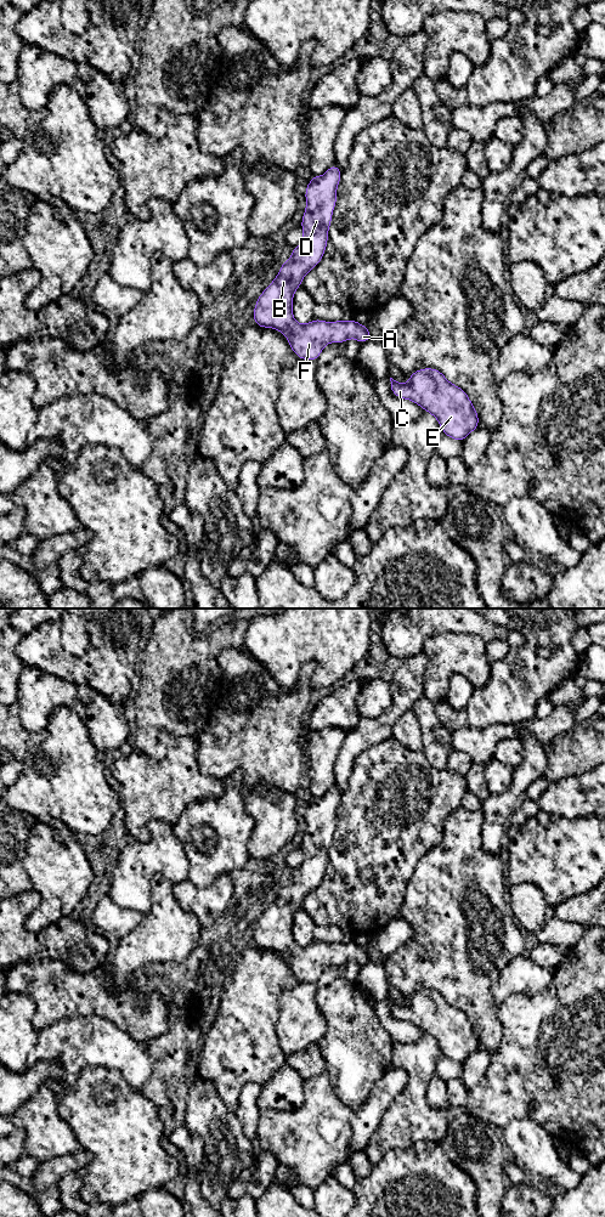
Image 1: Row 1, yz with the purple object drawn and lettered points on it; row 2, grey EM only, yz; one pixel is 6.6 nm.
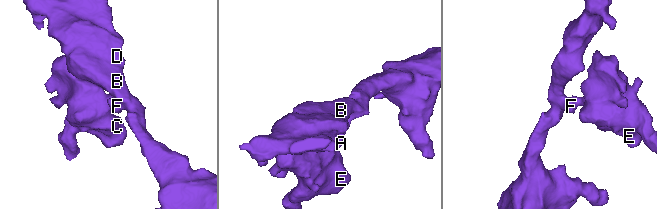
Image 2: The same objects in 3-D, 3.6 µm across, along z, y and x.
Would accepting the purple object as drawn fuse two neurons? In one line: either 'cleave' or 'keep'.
keep

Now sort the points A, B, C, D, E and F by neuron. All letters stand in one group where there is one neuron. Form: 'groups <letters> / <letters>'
groups A B C D E F

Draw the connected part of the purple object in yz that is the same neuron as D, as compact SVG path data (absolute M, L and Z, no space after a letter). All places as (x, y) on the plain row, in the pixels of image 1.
M337 786L322 798L312 797L305 811L306 831L300 847L304 861L293 870L290 881L282 885L277 899L254 928L255 946L282 953L300 981L317 983L328 964L340 966L354 960L363 967L373 960L367 947L357 945L354 939L332 945L313 940L304 947L293 939L294 915L326 873L340 800L341 792Z

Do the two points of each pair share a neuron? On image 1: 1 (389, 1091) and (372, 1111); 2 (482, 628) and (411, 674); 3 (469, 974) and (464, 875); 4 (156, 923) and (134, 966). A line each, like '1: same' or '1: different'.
1: same
2: different
3: same
4: same

